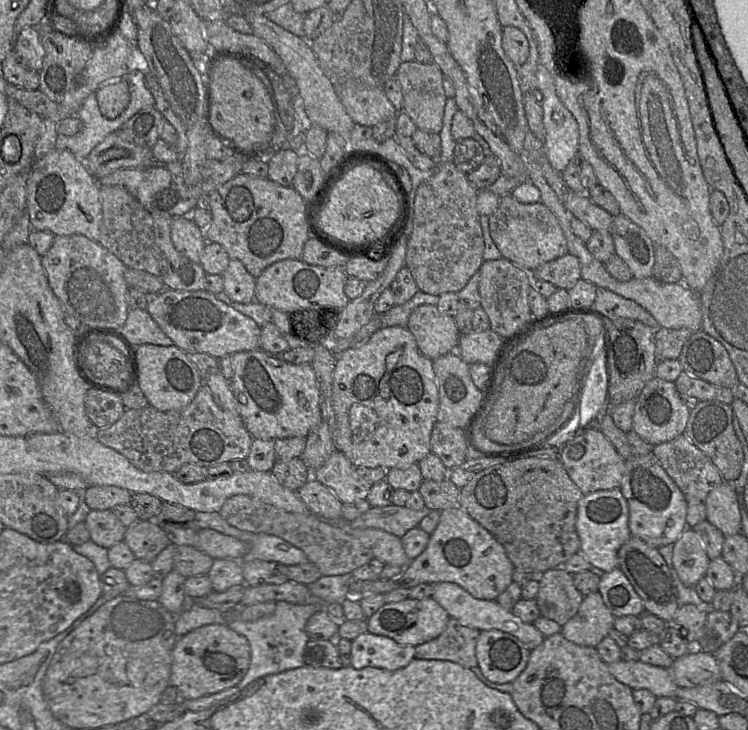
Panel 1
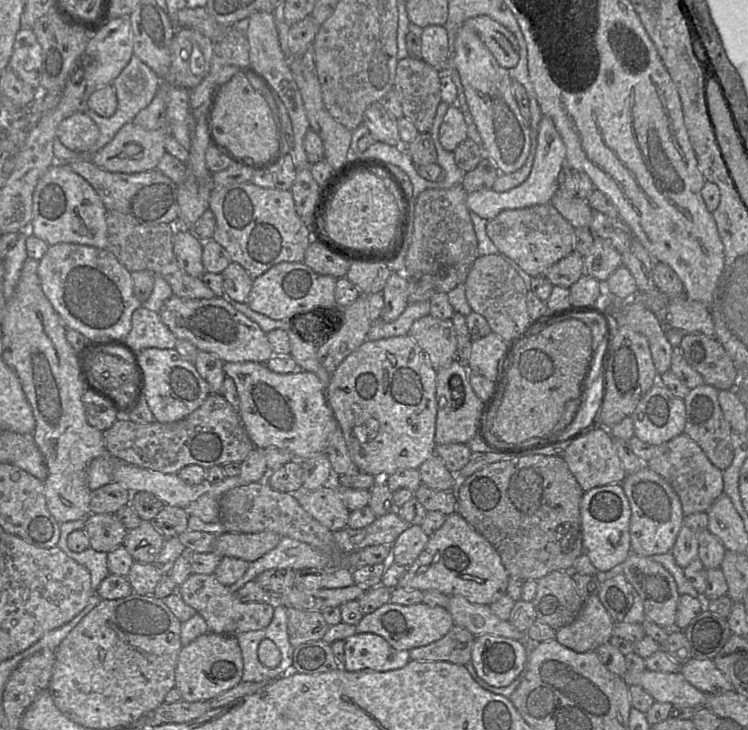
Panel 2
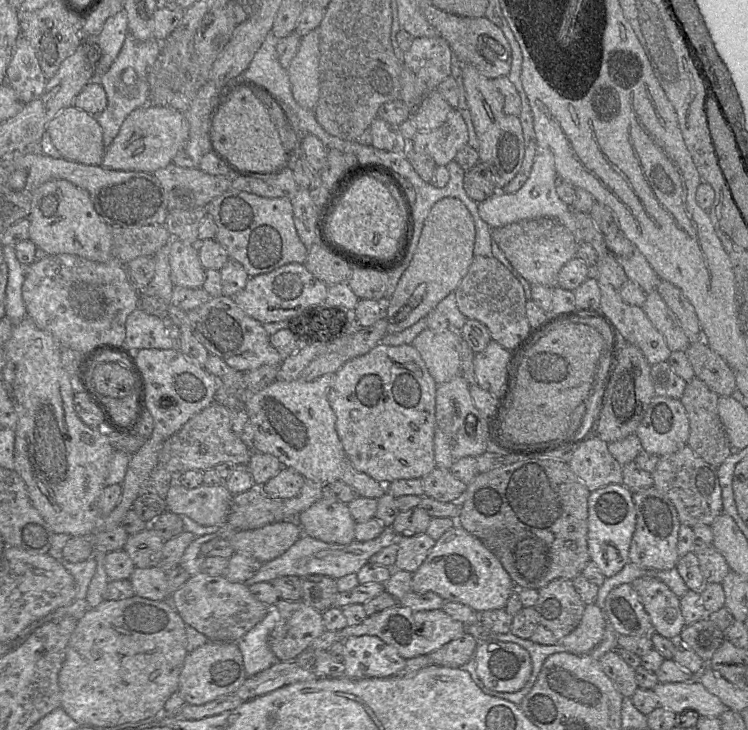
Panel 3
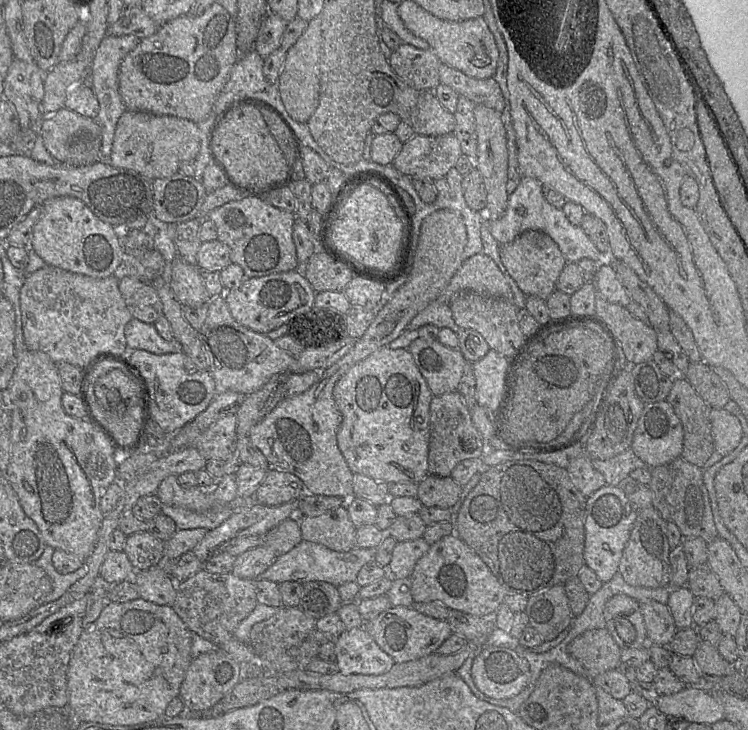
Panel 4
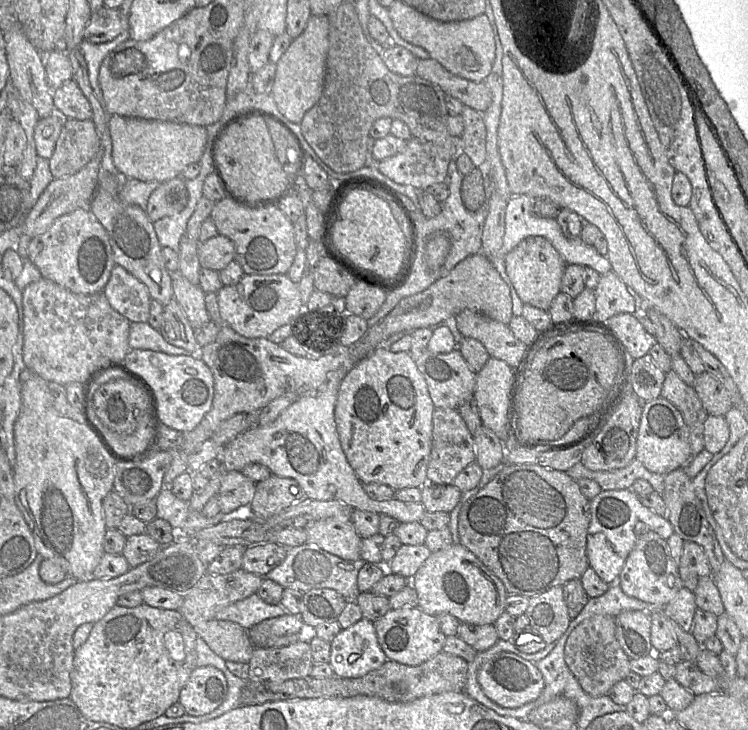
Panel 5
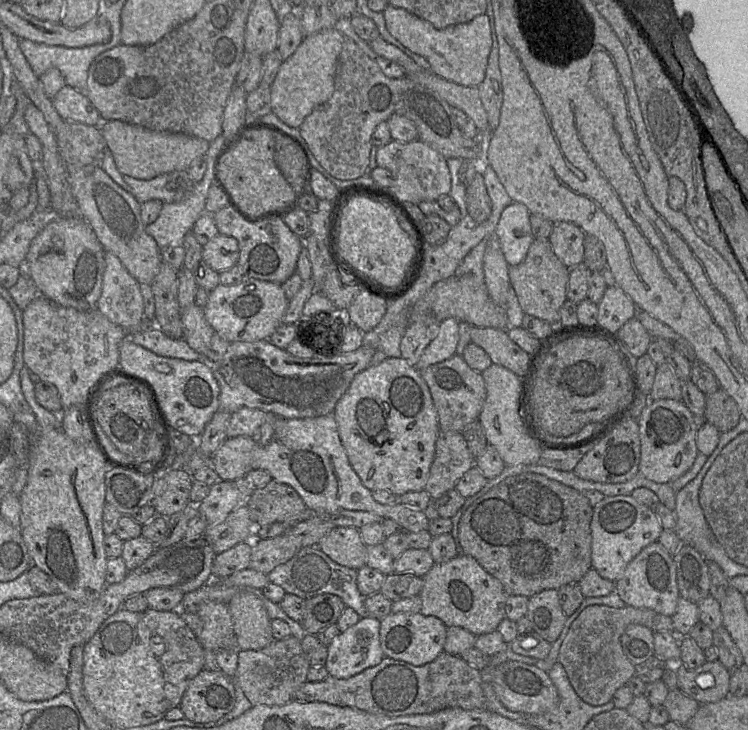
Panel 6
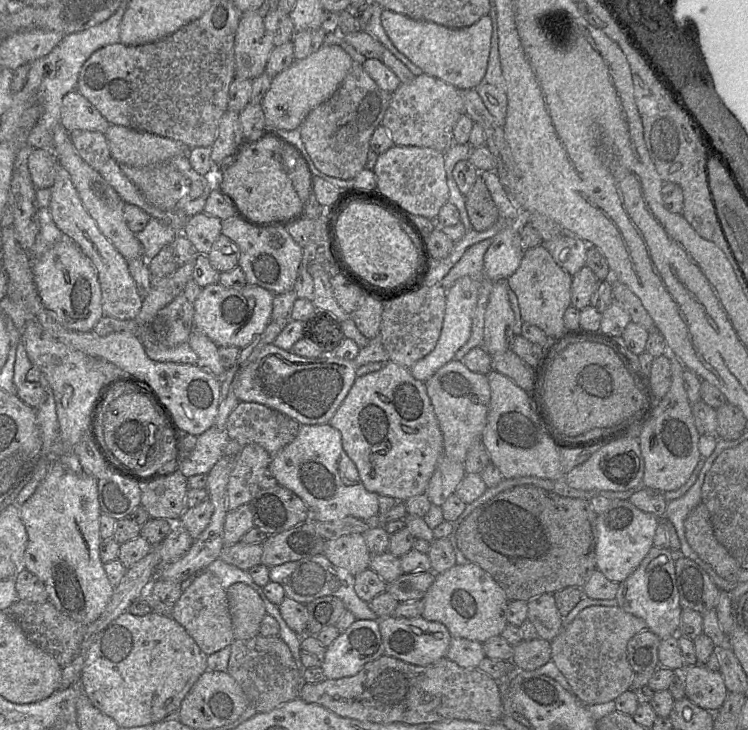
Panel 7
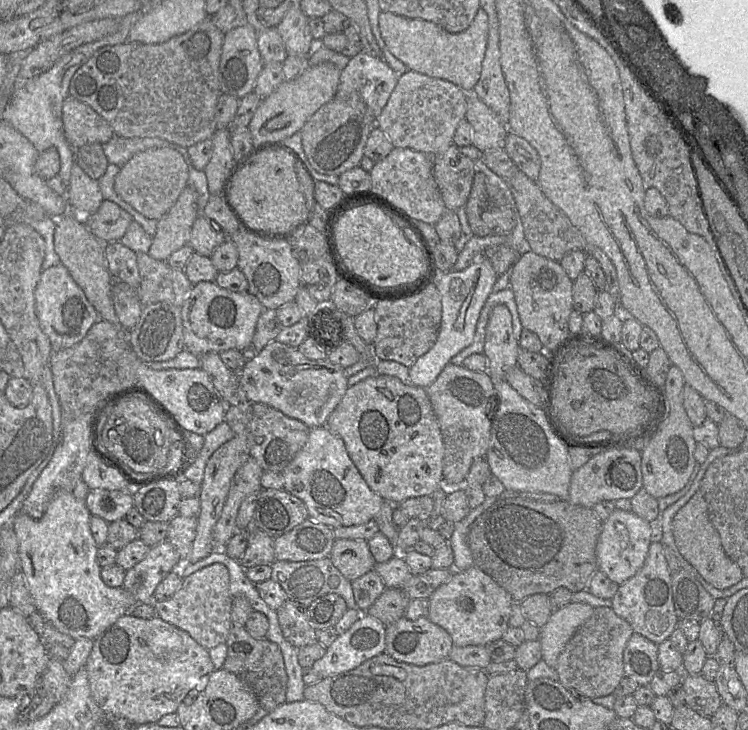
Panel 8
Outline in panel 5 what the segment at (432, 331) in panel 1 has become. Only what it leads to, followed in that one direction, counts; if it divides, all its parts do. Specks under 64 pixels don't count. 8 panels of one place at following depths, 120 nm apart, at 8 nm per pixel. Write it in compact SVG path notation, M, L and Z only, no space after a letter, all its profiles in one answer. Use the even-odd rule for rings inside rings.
M426 349L414 360L427 383L430 397L436 408L458 409L464 402L474 397L477 374L470 369L458 349L440 354Z

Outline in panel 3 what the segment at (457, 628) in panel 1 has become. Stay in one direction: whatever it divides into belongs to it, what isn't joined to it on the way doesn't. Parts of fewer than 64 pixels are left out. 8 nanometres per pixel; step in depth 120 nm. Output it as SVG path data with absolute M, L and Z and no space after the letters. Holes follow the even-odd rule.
M464 632L460 637L429 653L427 656L432 665L462 667L472 659L477 645L477 639L472 634Z

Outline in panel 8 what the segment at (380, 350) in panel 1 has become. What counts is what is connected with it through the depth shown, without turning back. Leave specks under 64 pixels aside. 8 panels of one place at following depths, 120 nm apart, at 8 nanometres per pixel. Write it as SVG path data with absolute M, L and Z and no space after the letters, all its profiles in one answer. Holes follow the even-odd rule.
M388 375L366 378L348 387L328 417L326 427L343 440L350 459L367 485L384 501L400 504L409 498L432 496L443 484L443 438L425 388L405 385Z

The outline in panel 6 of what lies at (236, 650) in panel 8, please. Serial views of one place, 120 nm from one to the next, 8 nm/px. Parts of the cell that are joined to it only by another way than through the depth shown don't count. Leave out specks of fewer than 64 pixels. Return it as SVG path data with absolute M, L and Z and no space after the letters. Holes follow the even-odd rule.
M295 636L274 640L260 650L237 651L237 669L233 679L252 706L285 705L295 700L295 692L307 681L307 673L311 665L302 650L301 640Z

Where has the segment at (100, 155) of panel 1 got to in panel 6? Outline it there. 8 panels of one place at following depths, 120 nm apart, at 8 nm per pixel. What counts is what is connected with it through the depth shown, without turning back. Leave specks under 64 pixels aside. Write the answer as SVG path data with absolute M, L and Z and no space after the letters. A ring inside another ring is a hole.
M120 120L102 122L99 128L121 175L141 180L187 170L195 159L206 155L210 143L202 138L182 133L156 132Z

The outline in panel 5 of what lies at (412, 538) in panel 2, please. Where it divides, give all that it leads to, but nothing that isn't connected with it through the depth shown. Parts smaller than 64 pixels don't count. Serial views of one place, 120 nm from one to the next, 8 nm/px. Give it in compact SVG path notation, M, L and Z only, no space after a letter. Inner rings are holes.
M401 545L393 559L384 563L388 572L400 575L411 583L411 579L422 564L431 555L431 551L423 545Z

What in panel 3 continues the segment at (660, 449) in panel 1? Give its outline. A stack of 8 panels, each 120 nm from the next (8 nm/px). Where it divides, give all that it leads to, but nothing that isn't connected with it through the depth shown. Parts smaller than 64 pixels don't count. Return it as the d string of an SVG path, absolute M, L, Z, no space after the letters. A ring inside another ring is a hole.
M685 445L682 449L659 458L652 472L654 487L674 505L681 524L691 528L710 525L723 512L717 467L705 462Z

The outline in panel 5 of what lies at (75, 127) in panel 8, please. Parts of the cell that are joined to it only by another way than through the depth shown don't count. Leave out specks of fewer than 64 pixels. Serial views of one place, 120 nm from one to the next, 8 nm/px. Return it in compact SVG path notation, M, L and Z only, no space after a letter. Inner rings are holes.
M72 78L53 90L54 108L65 119L91 120L93 110L89 100Z

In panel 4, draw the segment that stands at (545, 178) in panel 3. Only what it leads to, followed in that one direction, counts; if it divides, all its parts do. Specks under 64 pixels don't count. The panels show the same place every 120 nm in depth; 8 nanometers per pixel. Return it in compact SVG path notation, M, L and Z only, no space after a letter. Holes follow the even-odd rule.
M522 177L517 189L509 195L504 215L499 219L489 220L489 226L493 237L500 245L512 242L525 231L535 230L548 234L556 242L567 263L577 263L581 259L588 258L600 264L607 258L580 226L569 222L562 209L557 209L547 202L543 185L535 178Z

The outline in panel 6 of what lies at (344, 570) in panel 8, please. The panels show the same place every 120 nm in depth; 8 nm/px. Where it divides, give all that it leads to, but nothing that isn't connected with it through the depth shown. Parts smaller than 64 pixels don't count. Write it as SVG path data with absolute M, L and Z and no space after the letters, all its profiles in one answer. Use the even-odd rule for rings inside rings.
M334 527L319 541L318 547L341 566L359 570L367 563L368 546L355 527Z

